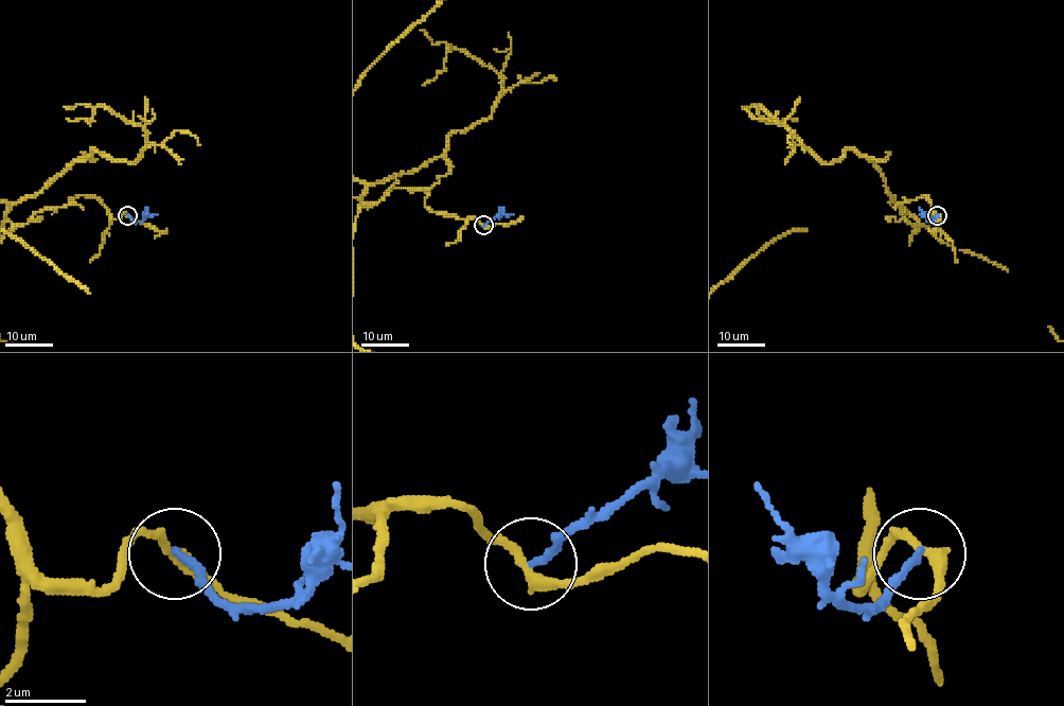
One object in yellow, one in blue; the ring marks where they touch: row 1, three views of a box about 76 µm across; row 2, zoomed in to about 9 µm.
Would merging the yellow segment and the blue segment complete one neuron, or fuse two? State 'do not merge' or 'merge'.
do not merge

